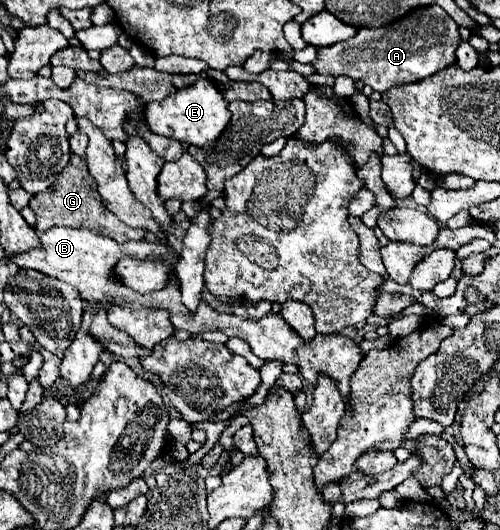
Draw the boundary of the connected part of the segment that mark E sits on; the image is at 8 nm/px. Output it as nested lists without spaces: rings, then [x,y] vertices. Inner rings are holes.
[[[197,80],[189,88],[179,90],[173,96],[167,96],[163,102],[149,102],[145,108],[145,120],[155,134],[175,138],[183,144],[207,146],[215,144],[217,136],[221,136],[227,128],[231,116],[227,106],[229,102],[219,94],[219,90],[213,84],[209,84],[209,80]]]

